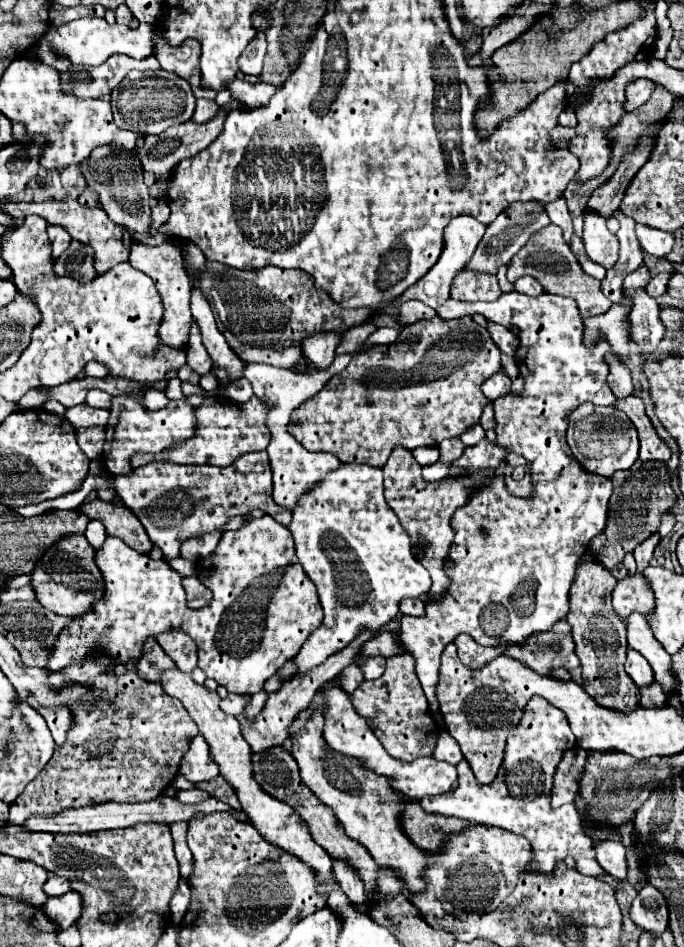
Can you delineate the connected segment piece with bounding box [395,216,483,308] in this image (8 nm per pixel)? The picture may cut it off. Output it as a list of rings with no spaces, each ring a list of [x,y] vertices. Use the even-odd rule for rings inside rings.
[[[471,216],[453,218],[449,222],[449,226],[445,228],[445,234],[443,234],[445,246],[443,246],[443,252],[441,252],[437,264],[427,272],[427,276],[423,276],[423,280],[419,280],[415,286],[411,286],[407,292],[403,292],[401,298],[395,304],[415,298],[415,300],[421,300],[423,304],[427,304],[431,308],[439,308],[439,304],[443,304],[449,298],[449,290],[451,290],[451,284],[453,284],[455,276],[469,262],[469,258],[473,256],[477,244],[481,242],[481,238],[483,238],[483,224],[479,224],[475,218],[471,218]]]

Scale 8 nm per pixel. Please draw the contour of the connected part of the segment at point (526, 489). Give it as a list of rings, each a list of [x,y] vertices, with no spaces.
[[[511,466],[505,470],[505,484],[507,484],[507,490],[513,494],[513,496],[527,496],[531,492],[531,478],[529,474],[525,474],[523,480],[513,480],[511,476]]]

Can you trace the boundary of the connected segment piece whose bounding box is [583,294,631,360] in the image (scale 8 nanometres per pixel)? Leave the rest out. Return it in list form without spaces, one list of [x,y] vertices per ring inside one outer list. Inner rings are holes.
[[[623,296],[623,304],[611,304],[605,314],[583,318],[585,336],[583,346],[595,348],[605,336],[607,344],[613,350],[613,356],[625,360],[629,356],[629,332],[627,332],[627,316],[631,312],[631,296]]]

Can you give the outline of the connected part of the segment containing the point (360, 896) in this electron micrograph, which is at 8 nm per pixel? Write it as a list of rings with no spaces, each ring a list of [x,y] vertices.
[[[333,862],[333,872],[347,898],[355,904],[361,904],[365,900],[365,892],[363,892],[363,882],[355,874],[355,870],[345,862]]]

